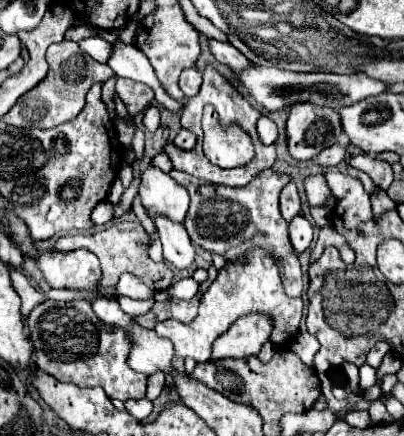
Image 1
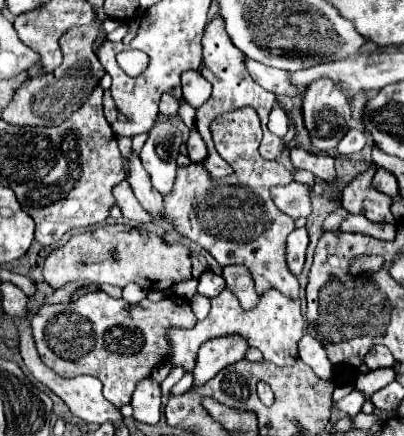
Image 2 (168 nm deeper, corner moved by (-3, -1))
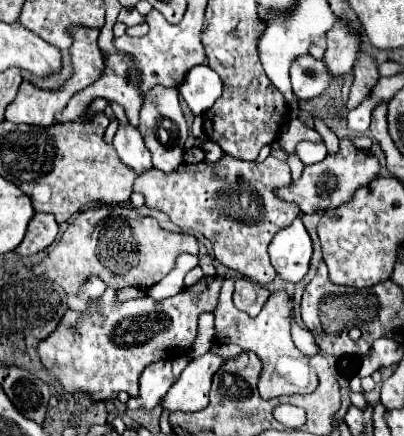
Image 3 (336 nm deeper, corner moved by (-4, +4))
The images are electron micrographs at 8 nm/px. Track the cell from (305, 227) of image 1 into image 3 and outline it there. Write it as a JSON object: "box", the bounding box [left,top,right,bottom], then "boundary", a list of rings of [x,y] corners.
{"box":[268,218,312,282],"boundary":[[[296,218],[288,228],[280,230],[268,248],[272,266],[288,282],[300,282],[310,266],[312,258],[312,240],[302,224]]]}

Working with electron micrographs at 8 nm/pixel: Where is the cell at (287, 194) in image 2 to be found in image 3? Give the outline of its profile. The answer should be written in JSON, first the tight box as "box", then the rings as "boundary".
{"box":[278,138,380,214],"boundary":[[[340,138],[340,150],[336,154],[328,154],[322,162],[306,166],[302,178],[292,186],[278,190],[278,194],[284,200],[296,202],[304,214],[314,214],[318,210],[332,210],[336,206],[350,202],[354,192],[376,180],[378,174],[380,174],[380,162],[374,154],[354,148],[348,138]]]}

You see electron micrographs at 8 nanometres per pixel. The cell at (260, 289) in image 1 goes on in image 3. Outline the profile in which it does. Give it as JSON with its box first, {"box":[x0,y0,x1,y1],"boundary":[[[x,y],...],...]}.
{"box":[214,278,318,400],"boundary":[[[226,278],[222,292],[220,292],[220,310],[214,312],[216,316],[216,338],[222,344],[238,344],[244,350],[254,352],[262,360],[262,372],[258,380],[258,392],[264,400],[284,396],[284,394],[310,394],[318,386],[316,370],[310,366],[310,356],[302,354],[290,336],[290,308],[294,306],[294,300],[278,290],[274,292],[268,302],[264,304],[262,312],[252,318],[238,310],[232,302],[234,294],[234,278]]]}

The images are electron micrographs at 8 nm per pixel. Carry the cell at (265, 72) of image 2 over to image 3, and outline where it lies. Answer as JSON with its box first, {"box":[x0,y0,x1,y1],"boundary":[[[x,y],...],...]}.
{"box":[290,54,334,100],"boundary":[[[310,54],[298,56],[292,62],[290,78],[292,78],[294,94],[300,100],[308,100],[324,94],[328,84],[334,80],[334,76],[326,70],[324,60],[316,60]]]}

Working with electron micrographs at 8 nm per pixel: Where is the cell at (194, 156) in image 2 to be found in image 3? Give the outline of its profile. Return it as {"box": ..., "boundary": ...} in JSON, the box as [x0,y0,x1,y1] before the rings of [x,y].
{"box":[202,140,226,162],"boundary":[[[212,140],[204,142],[204,144],[202,144],[202,150],[206,152],[206,160],[208,160],[208,162],[218,162],[220,158],[224,158],[224,156],[226,156],[226,154],[224,154],[224,150],[222,150],[216,142],[212,142]]]}

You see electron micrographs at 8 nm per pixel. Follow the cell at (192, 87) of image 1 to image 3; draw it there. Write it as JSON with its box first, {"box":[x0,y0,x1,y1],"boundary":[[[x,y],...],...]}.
{"box":[178,64,222,116],"boundary":[[[200,64],[200,66],[194,66],[186,74],[186,78],[178,86],[178,90],[180,90],[182,98],[186,100],[188,108],[196,116],[202,116],[220,98],[220,94],[222,94],[222,80],[210,66]]]}

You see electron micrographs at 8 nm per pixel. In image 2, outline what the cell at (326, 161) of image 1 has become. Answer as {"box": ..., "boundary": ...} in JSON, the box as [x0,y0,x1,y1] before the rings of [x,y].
{"box":[337,129,367,155],"boundary":[[[351,129],[337,145],[337,151],[341,155],[351,155],[351,153],[357,153],[363,149],[363,145],[367,143],[367,137],[363,135],[361,129]]]}

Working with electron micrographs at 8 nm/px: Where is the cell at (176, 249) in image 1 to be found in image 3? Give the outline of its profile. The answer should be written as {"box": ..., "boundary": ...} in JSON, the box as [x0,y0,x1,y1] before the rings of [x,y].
{"box":[114,122,152,174],"boundary":[[[118,122],[118,130],[114,136],[114,148],[120,160],[132,170],[136,170],[136,174],[144,174],[152,168],[150,152],[144,146],[138,128],[134,128],[130,122]]]}

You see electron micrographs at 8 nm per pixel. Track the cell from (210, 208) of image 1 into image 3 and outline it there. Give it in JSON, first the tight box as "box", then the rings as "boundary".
{"box":[134,156,300,286],"boundary":[[[224,156],[214,164],[208,160],[198,164],[180,164],[178,170],[170,174],[160,170],[140,174],[134,182],[134,192],[142,192],[146,196],[146,204],[166,212],[176,226],[190,228],[206,236],[214,246],[214,256],[224,266],[266,286],[276,276],[268,258],[268,244],[278,230],[286,228],[300,214],[296,204],[288,204],[276,196],[278,188],[290,184],[290,168],[276,156],[268,156],[262,164]]]}

